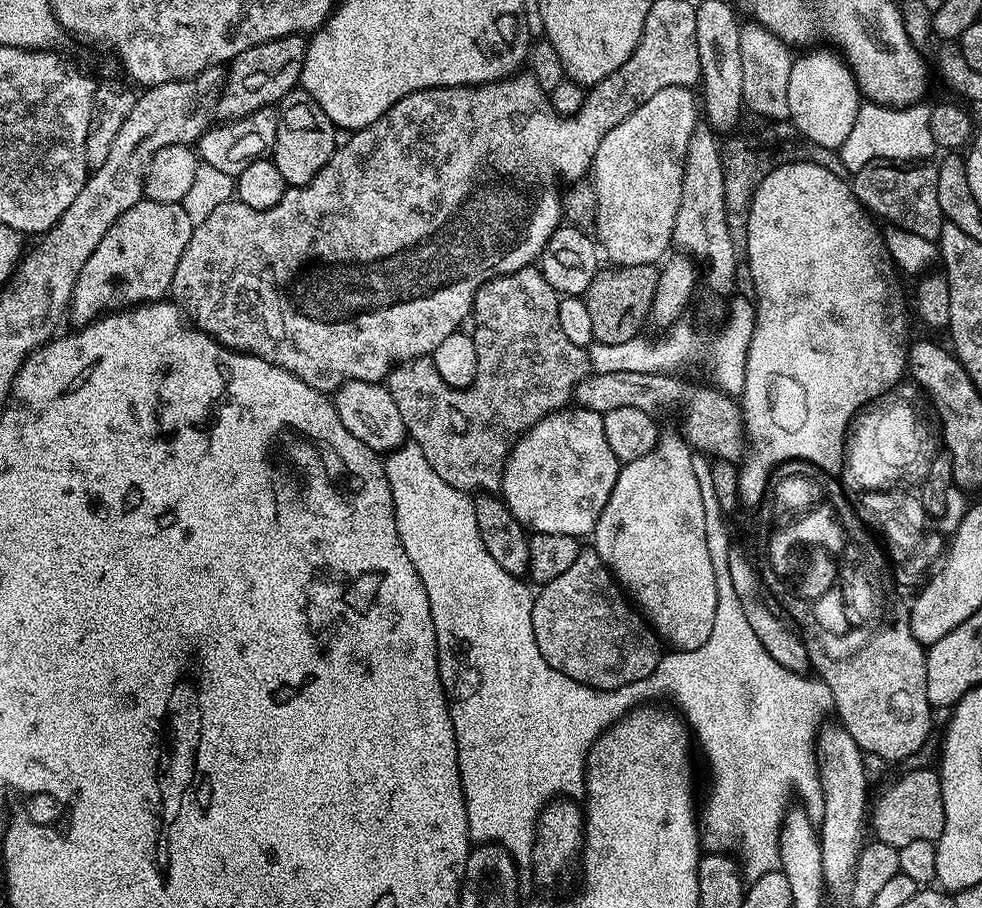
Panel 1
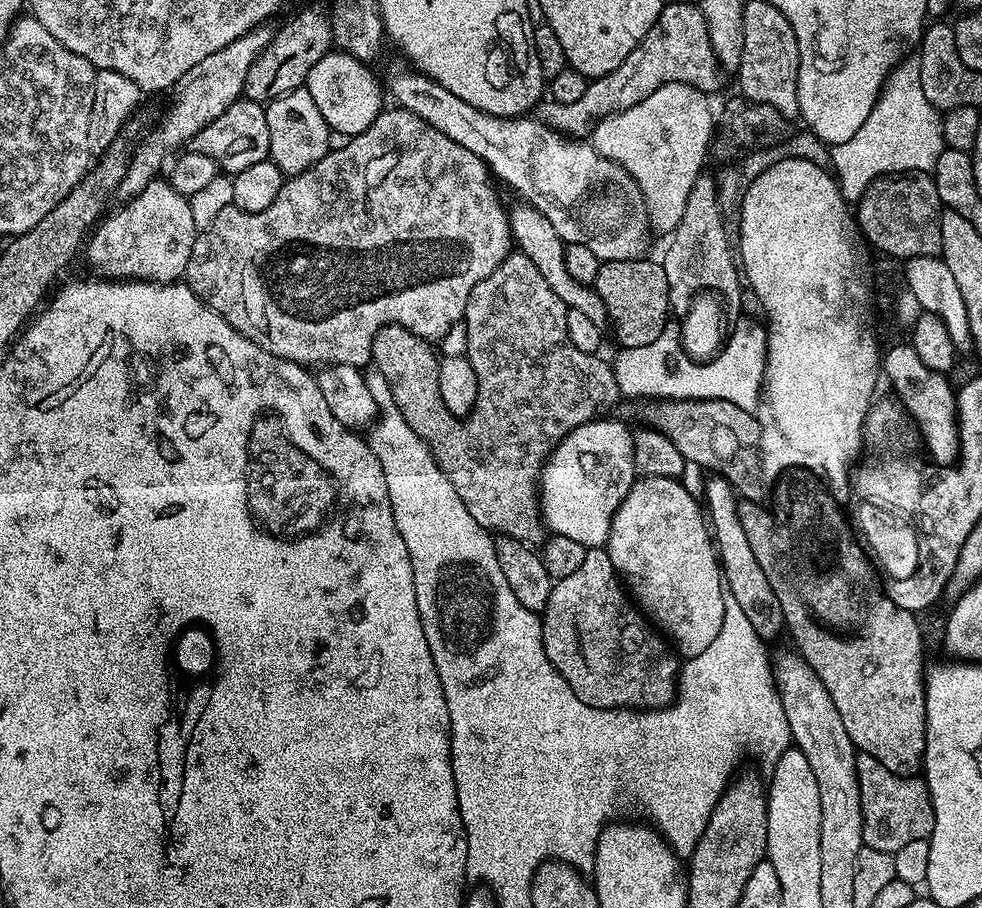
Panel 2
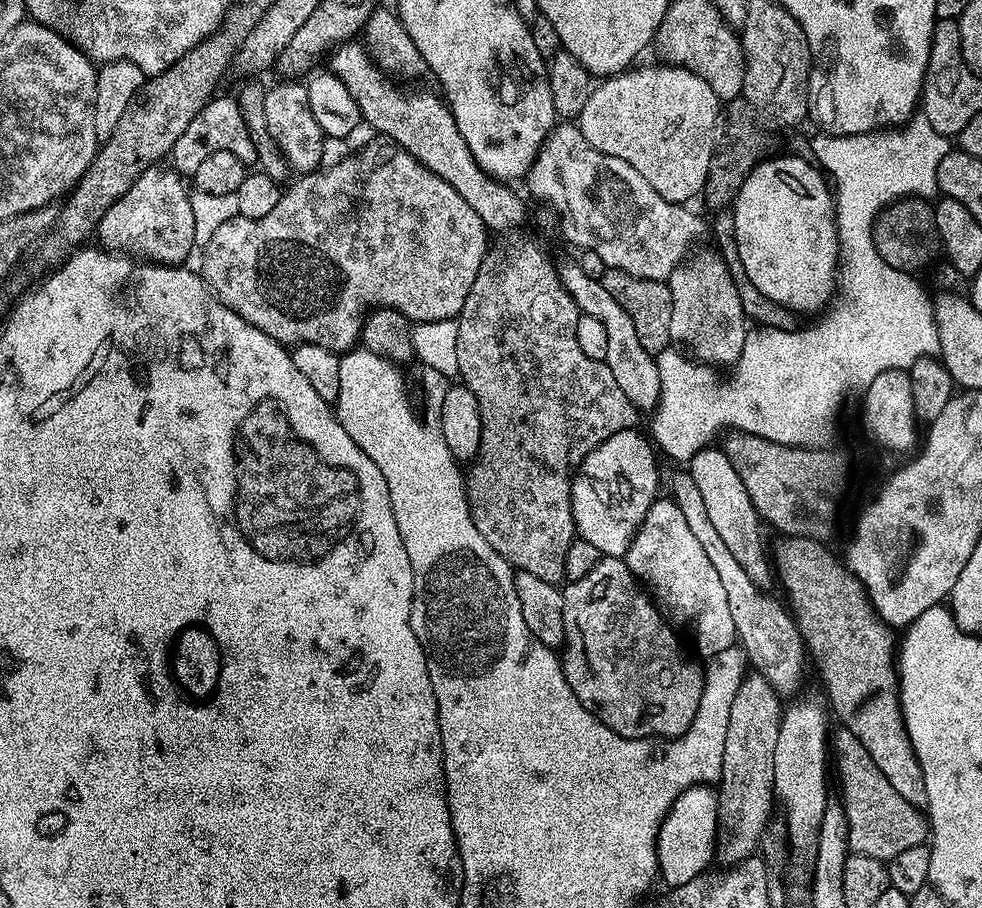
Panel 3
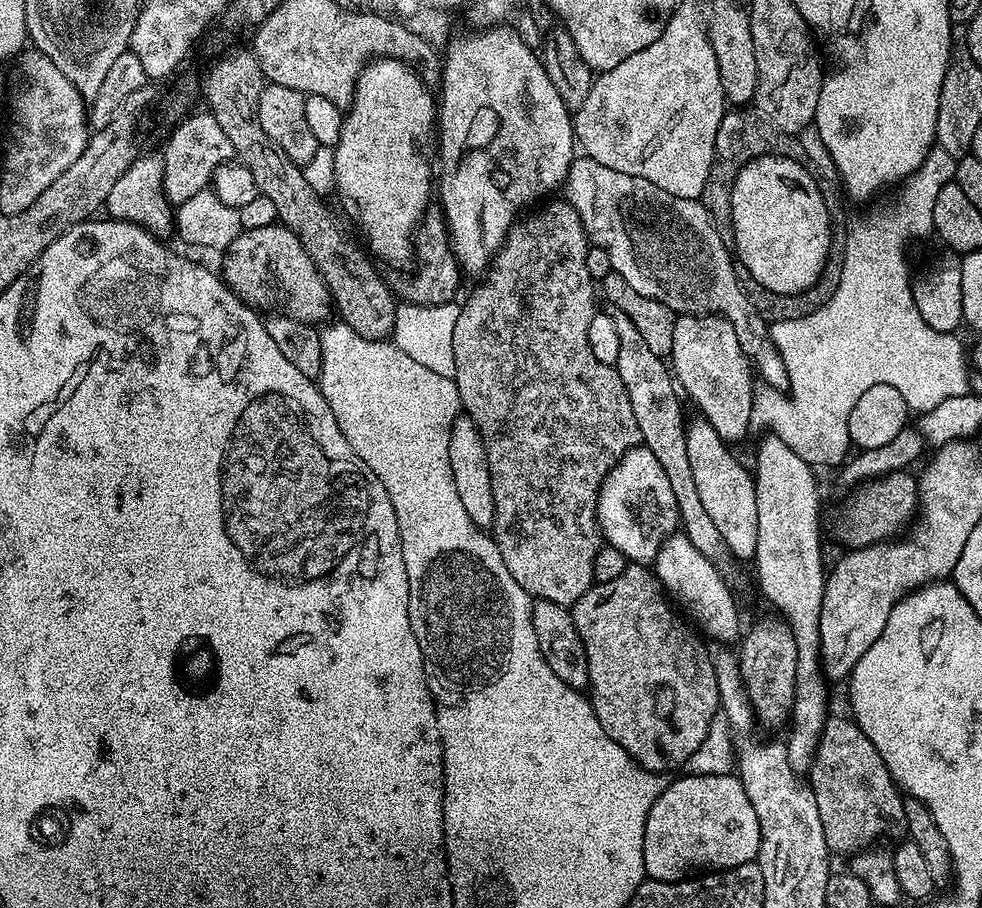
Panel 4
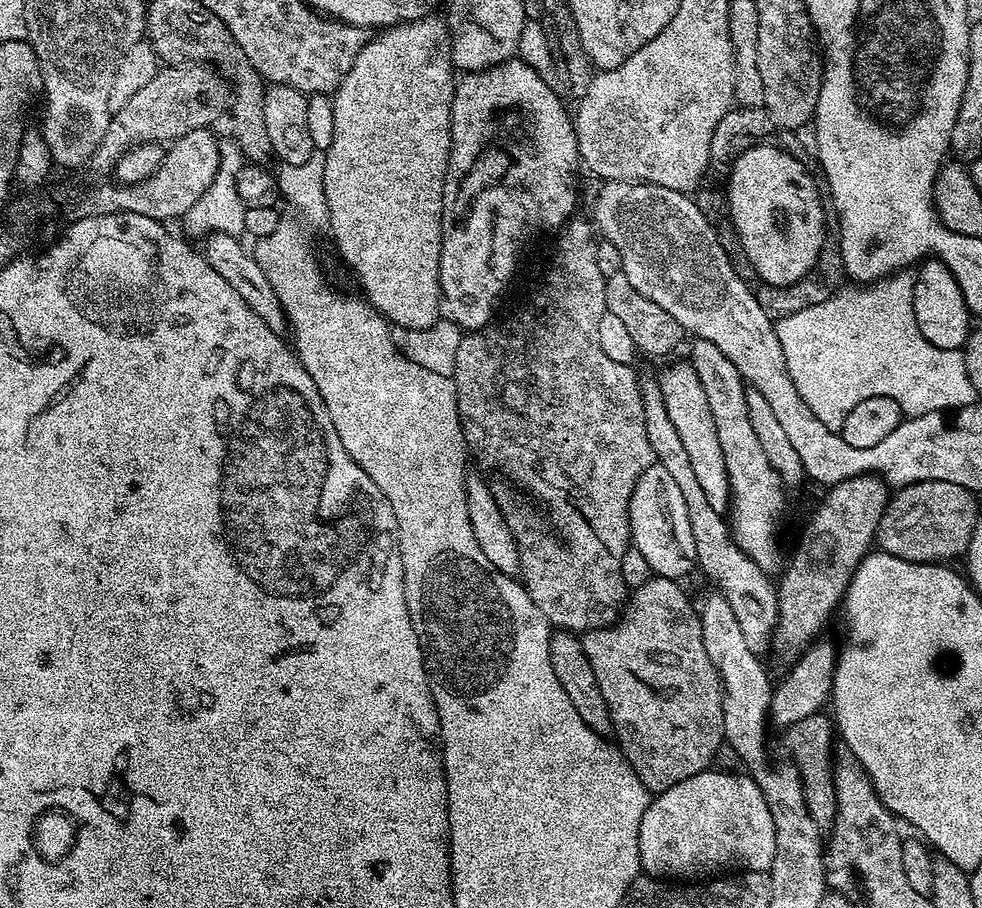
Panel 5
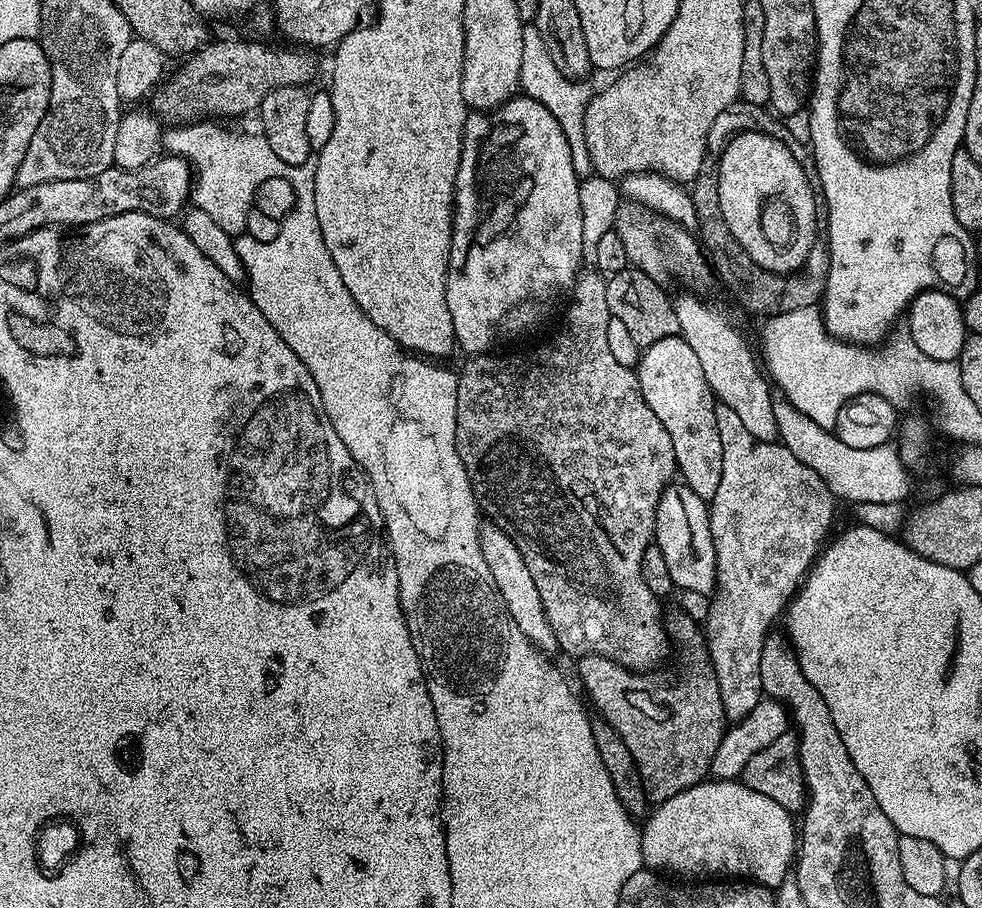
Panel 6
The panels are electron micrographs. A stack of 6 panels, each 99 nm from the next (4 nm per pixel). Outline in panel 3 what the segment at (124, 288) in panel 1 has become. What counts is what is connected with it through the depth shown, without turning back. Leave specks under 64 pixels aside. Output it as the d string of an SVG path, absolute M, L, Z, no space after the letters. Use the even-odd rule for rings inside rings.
M171 166L146 169L138 182L134 182L134 186L130 186L130 190L102 214L95 230L95 235L100 236L99 243L109 252L127 254L144 262L183 265L192 248L197 247L192 198L183 183L180 173Z

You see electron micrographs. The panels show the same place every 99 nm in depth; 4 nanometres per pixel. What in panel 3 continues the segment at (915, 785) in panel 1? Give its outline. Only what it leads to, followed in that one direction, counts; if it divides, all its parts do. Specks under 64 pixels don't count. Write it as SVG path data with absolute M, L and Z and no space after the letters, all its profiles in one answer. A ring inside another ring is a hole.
M841 727L840 733L830 740L830 752L834 757L834 772L840 775L840 796L838 802L844 808L848 823L848 846L852 852L866 854L868 858L890 861L894 854L910 850L910 846L925 843L930 836L930 824L925 813L914 807L902 794L894 791L894 786L874 766L866 746L848 728Z

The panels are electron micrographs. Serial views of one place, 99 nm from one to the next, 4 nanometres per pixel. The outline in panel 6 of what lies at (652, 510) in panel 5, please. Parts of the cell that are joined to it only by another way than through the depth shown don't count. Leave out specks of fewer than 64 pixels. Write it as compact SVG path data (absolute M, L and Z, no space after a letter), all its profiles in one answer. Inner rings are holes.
M673 482L660 495L656 507L655 547L662 550L670 578L677 589L711 593L716 586L716 555L708 521L709 505L683 482Z

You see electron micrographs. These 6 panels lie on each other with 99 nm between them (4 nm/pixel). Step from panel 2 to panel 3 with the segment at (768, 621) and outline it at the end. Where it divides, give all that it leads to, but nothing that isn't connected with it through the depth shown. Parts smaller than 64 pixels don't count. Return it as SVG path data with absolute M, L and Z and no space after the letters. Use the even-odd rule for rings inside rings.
M705 446L694 453L692 459L687 461L686 470L694 478L694 482L698 482L698 491L702 493L702 503L706 505L710 523L718 529L718 535L725 540L726 547L733 552L742 570L750 574L750 582L754 582L765 590L771 589L772 580L774 584L774 568L770 563L769 553L768 556L764 553L764 536L760 533L760 527L762 527L760 516L756 512L754 502L750 502L750 494L746 494L746 486L742 486L742 478L738 478L738 470L734 470L730 458L726 458L726 454L719 447L712 447Z

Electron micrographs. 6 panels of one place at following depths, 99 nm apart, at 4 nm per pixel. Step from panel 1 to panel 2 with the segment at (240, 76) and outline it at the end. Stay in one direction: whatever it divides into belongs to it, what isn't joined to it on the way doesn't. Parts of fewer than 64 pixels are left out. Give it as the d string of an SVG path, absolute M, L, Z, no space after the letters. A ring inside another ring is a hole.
M304 8L293 20L288 20L279 29L275 29L272 41L262 50L262 54L250 66L250 74L246 76L246 86L244 96L250 100L267 102L286 94L295 88L302 88L307 85L310 70L314 70L318 58L322 58L327 52L333 51L334 41L332 39L332 21L327 11L323 12L320 8Z

